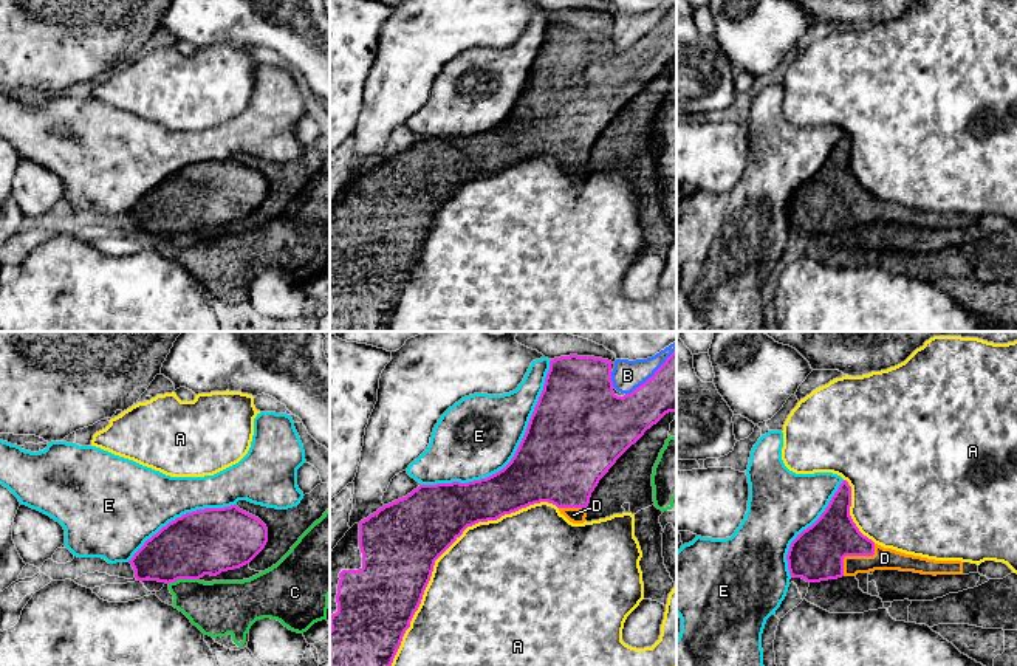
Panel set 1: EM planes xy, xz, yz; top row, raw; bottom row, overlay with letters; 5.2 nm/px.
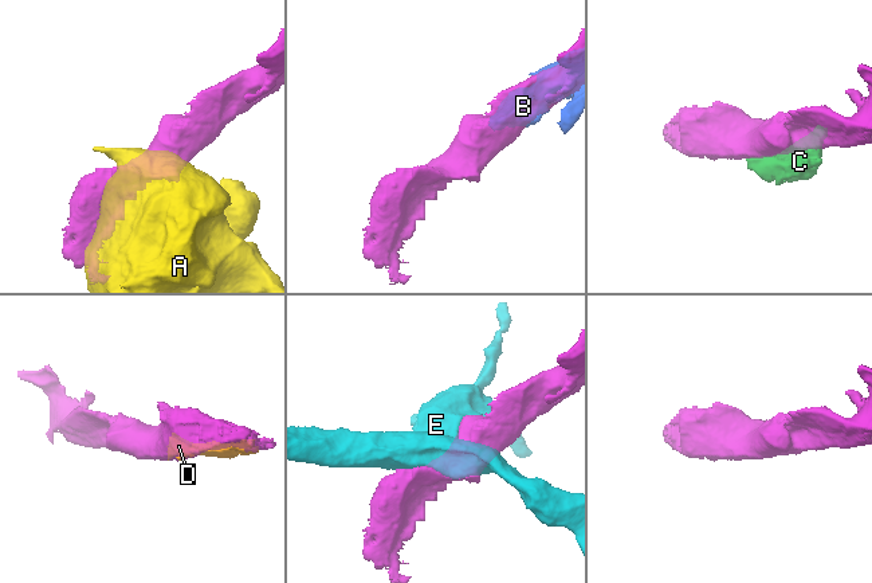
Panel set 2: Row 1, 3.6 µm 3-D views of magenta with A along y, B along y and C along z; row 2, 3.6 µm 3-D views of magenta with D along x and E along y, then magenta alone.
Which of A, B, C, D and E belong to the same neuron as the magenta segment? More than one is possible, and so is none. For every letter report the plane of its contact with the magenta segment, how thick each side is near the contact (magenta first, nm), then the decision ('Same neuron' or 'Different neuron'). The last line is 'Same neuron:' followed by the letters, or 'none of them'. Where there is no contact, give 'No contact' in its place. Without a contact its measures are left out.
A: Touches magenta in xz. Thickness 400 nm (magenta) against 500 nm. Different neuron
B: Touches magenta in xz. Thickness 260 nm (magenta) against 160 nm. Different neuron
C: Touches magenta in xy. Thickness 340 nm (magenta) against 280 nm. Different neuron
D: Touches magenta in yz. Thickness 280 nm (magenta) against 110 nm. Same neuron
E: Touches magenta in xz. Thickness 460 nm (magenta) against 420 nm. Different neuron
Same neuron: D

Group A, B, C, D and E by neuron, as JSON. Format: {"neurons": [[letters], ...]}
{"neurons": [["A"], ["B", "C"], ["D"], ["E"]]}

